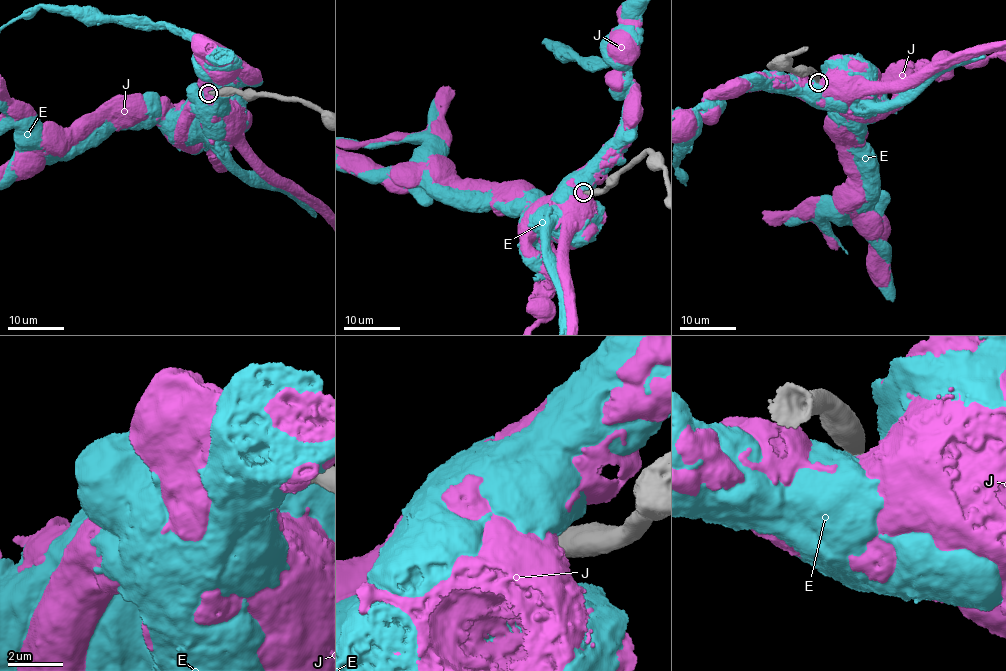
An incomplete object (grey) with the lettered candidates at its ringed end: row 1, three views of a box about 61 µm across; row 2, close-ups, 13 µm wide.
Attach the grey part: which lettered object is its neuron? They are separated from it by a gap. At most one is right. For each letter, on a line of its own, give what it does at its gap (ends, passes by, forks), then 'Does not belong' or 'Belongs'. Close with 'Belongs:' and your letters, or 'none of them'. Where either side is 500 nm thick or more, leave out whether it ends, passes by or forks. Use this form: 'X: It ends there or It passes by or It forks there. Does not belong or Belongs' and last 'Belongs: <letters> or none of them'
E: Does not belong
J: Does not belong
Belongs: none of them

